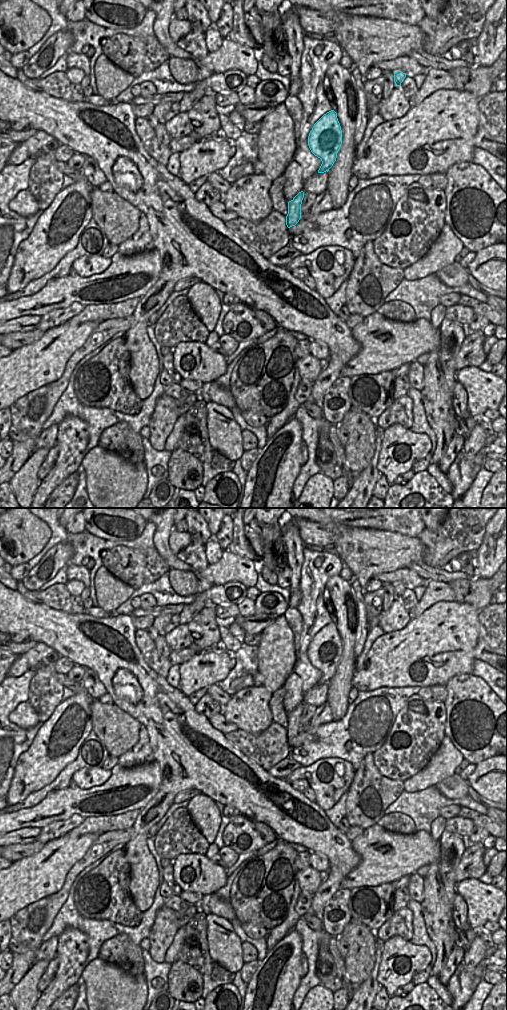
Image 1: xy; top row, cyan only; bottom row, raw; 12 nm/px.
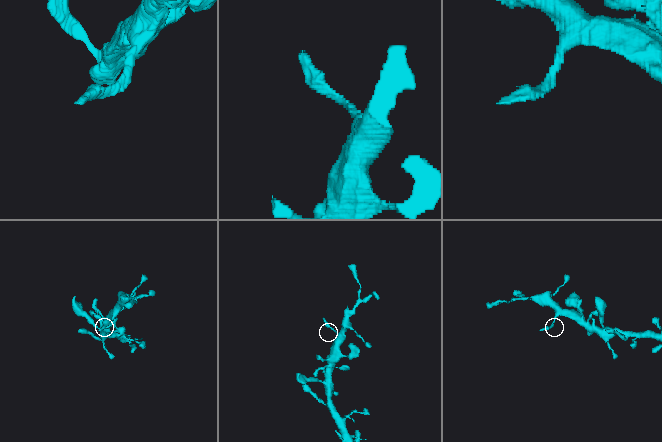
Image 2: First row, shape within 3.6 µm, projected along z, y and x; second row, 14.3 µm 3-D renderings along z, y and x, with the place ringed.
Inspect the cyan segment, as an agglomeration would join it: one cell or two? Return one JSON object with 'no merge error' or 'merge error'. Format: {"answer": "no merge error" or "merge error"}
{"answer": "merge error"}

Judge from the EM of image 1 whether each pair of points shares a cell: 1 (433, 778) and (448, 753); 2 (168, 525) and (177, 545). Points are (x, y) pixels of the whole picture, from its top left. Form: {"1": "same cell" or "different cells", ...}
{"1": "same cell", "2": "different cells"}

